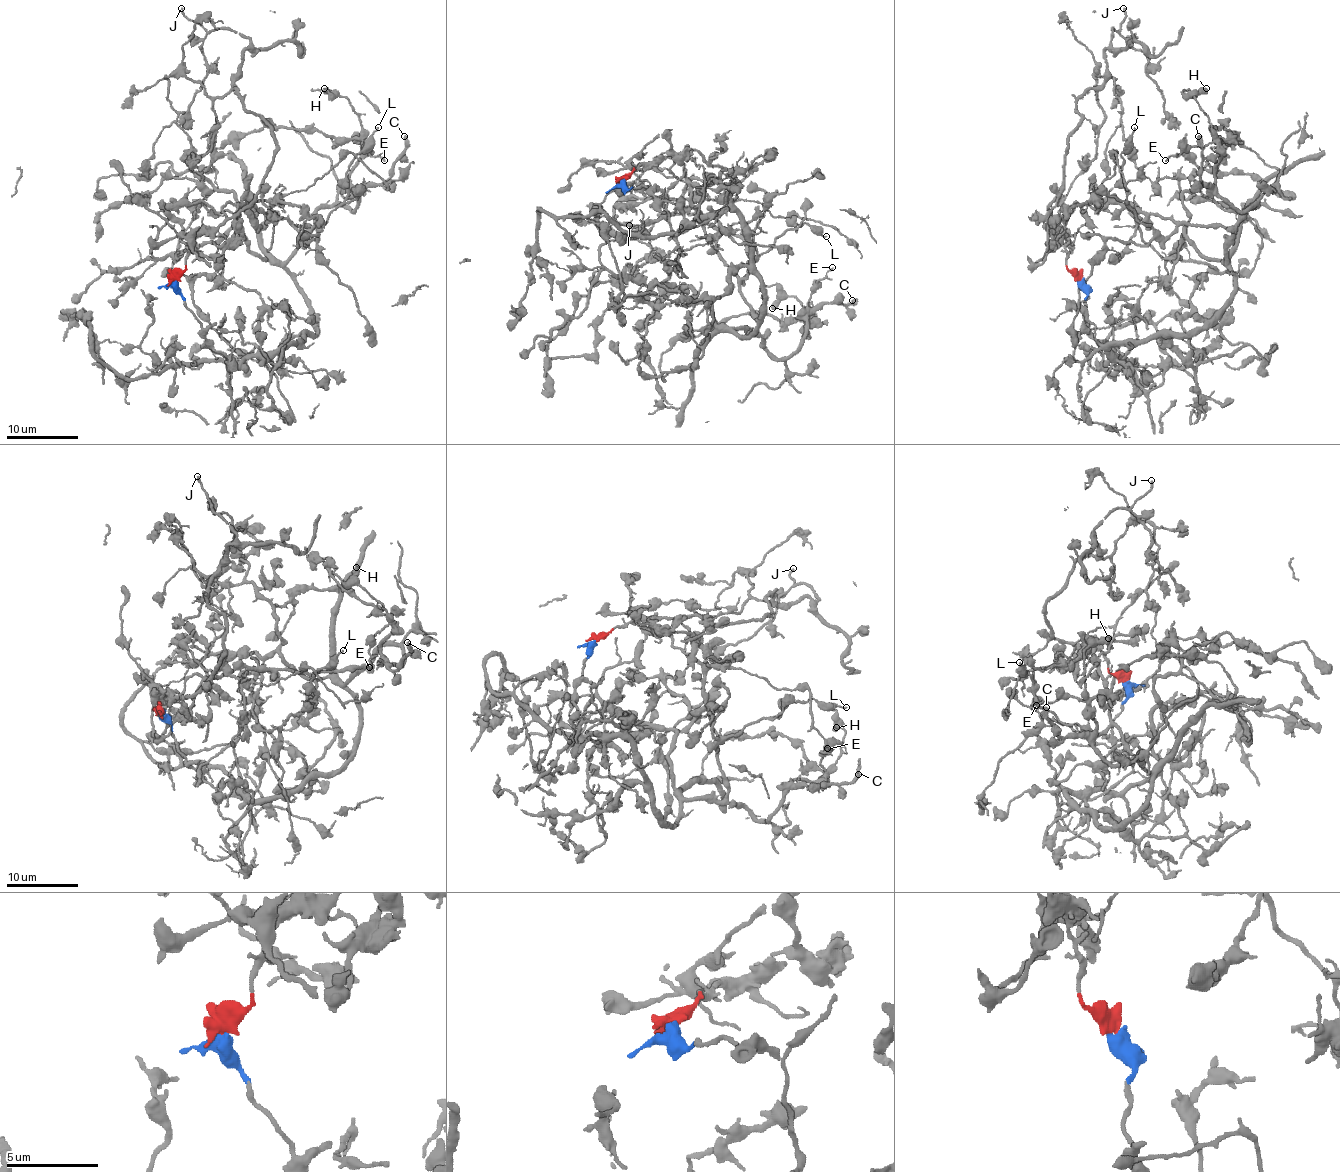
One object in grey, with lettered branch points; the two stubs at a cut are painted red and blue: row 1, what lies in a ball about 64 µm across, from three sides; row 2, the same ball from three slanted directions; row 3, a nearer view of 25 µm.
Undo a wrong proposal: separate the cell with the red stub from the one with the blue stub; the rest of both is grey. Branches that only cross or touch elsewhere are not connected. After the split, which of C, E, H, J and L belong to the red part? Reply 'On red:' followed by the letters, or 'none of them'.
On red: J

